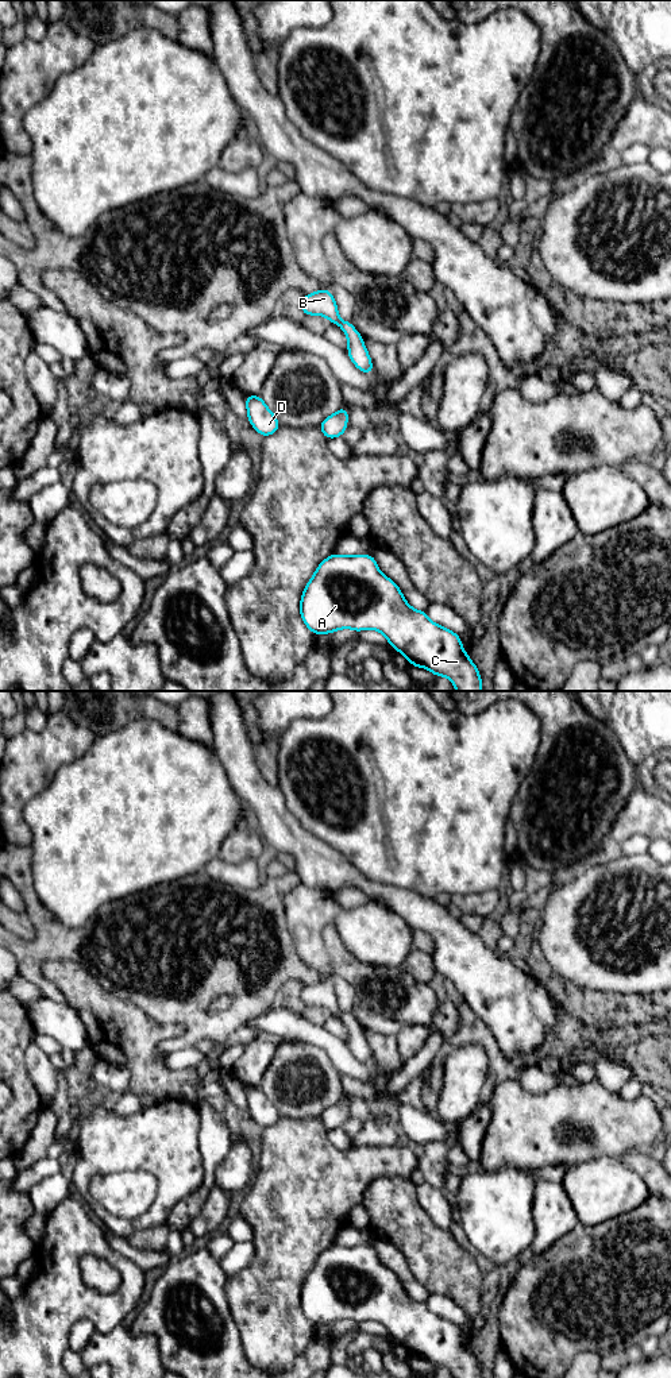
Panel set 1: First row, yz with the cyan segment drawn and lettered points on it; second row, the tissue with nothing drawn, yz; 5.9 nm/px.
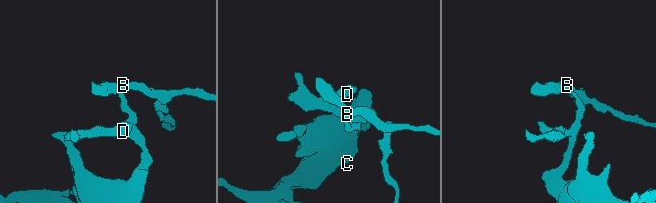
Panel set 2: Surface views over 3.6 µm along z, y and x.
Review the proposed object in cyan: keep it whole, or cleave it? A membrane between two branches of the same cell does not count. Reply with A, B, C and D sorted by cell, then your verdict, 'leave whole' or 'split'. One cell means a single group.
groups A B C D; leave whole

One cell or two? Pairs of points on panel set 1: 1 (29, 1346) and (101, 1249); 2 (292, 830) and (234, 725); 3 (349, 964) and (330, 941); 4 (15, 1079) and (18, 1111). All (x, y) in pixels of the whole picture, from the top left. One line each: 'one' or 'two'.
1: one
2: one
3: one
4: one

